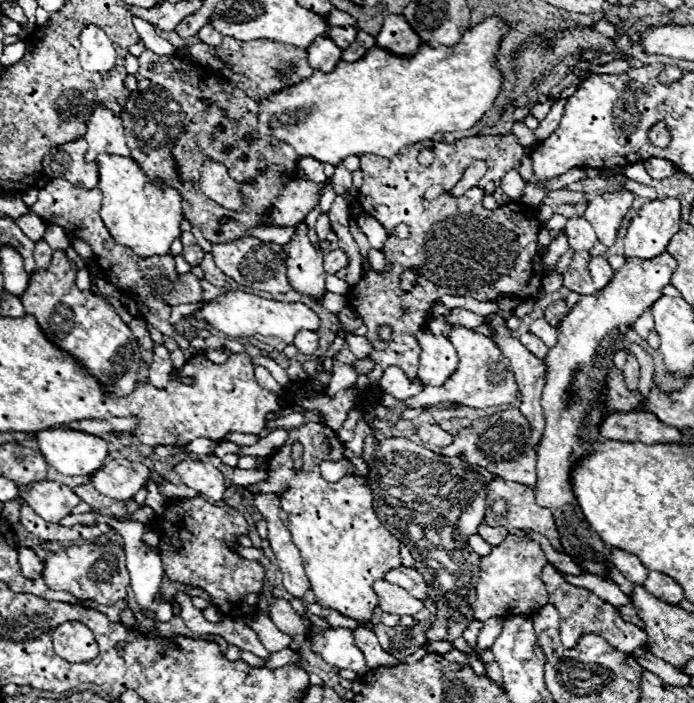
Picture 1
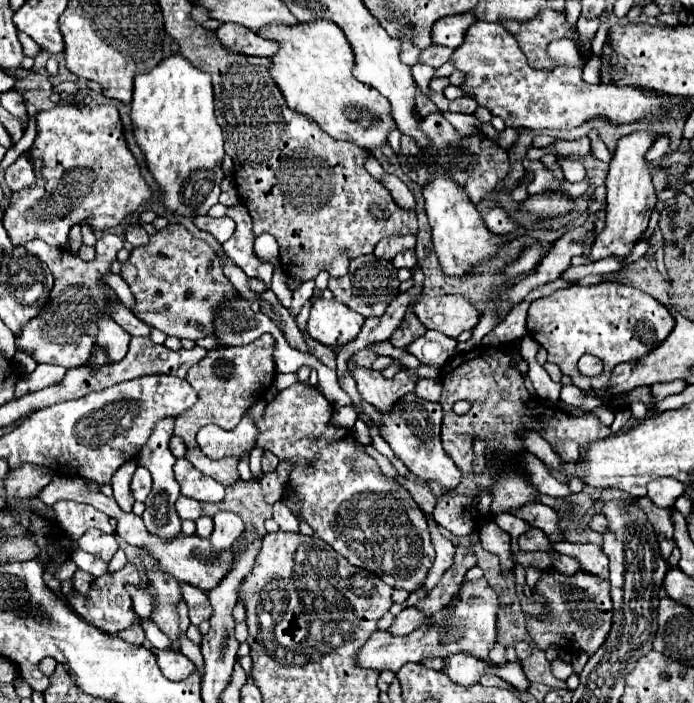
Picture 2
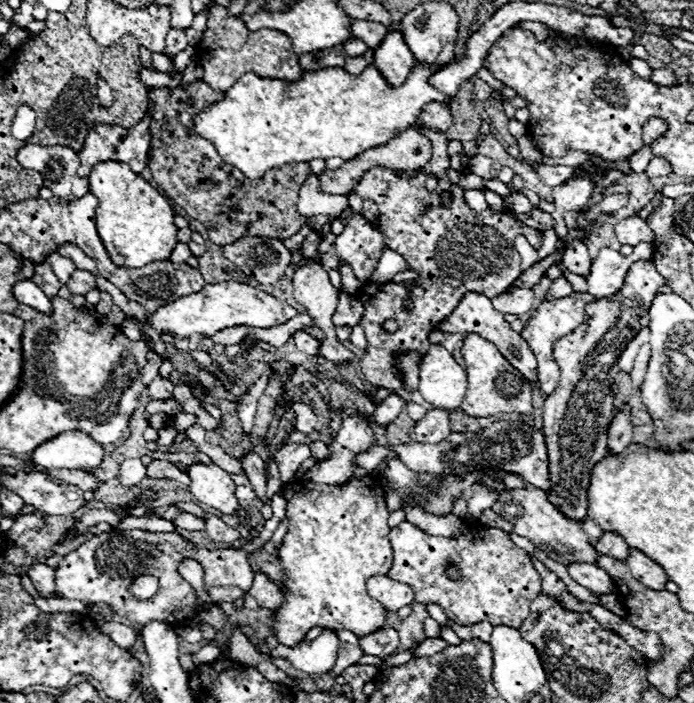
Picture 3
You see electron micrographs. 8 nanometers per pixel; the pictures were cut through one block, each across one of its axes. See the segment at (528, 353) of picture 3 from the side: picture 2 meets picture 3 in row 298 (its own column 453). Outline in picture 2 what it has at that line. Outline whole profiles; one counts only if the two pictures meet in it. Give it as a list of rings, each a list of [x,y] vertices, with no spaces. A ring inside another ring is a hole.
[[[406,394],[390,414],[382,414],[384,426],[378,426],[382,438],[390,444],[394,454],[406,464],[406,468],[420,480],[438,482],[444,490],[454,490],[460,484],[462,472],[456,468],[452,458],[442,448],[440,426],[442,426],[442,406],[420,400],[416,394]]]

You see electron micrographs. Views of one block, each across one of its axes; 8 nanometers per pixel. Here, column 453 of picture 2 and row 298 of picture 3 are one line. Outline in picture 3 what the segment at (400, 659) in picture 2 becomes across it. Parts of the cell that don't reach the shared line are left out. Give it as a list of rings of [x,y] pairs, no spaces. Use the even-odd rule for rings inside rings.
[[[640,260],[634,262],[626,274],[624,286],[618,294],[610,298],[600,298],[598,302],[592,302],[586,306],[586,318],[584,322],[568,336],[558,340],[554,344],[554,358],[560,366],[560,382],[556,384],[556,390],[546,398],[544,402],[544,436],[546,436],[546,448],[548,448],[548,460],[550,460],[550,482],[552,488],[548,490],[548,500],[566,516],[582,522],[586,518],[586,508],[588,508],[588,486],[590,486],[590,476],[594,466],[606,456],[606,432],[610,424],[610,412],[612,412],[612,396],[614,392],[610,390],[610,384],[614,382],[610,372],[618,372],[618,356],[624,352],[630,340],[638,334],[648,324],[648,308],[652,300],[658,294],[658,288],[664,284],[664,278],[658,274],[656,266],[650,260]]]

